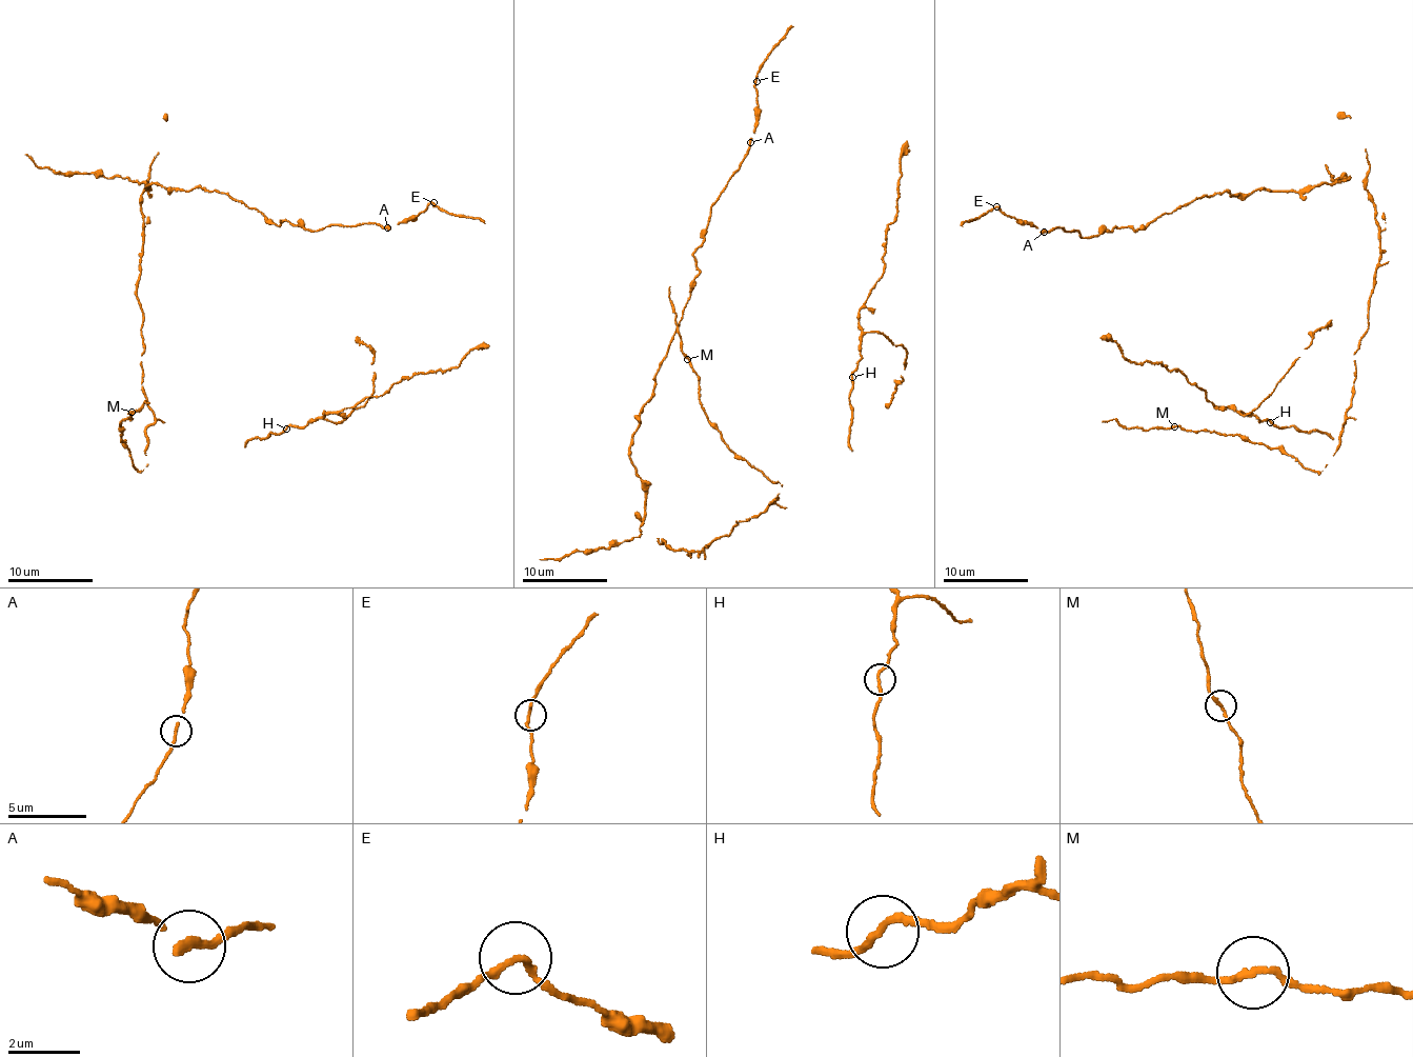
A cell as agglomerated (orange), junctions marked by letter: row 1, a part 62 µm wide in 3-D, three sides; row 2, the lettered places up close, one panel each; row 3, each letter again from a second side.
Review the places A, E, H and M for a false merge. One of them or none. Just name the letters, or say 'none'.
none

